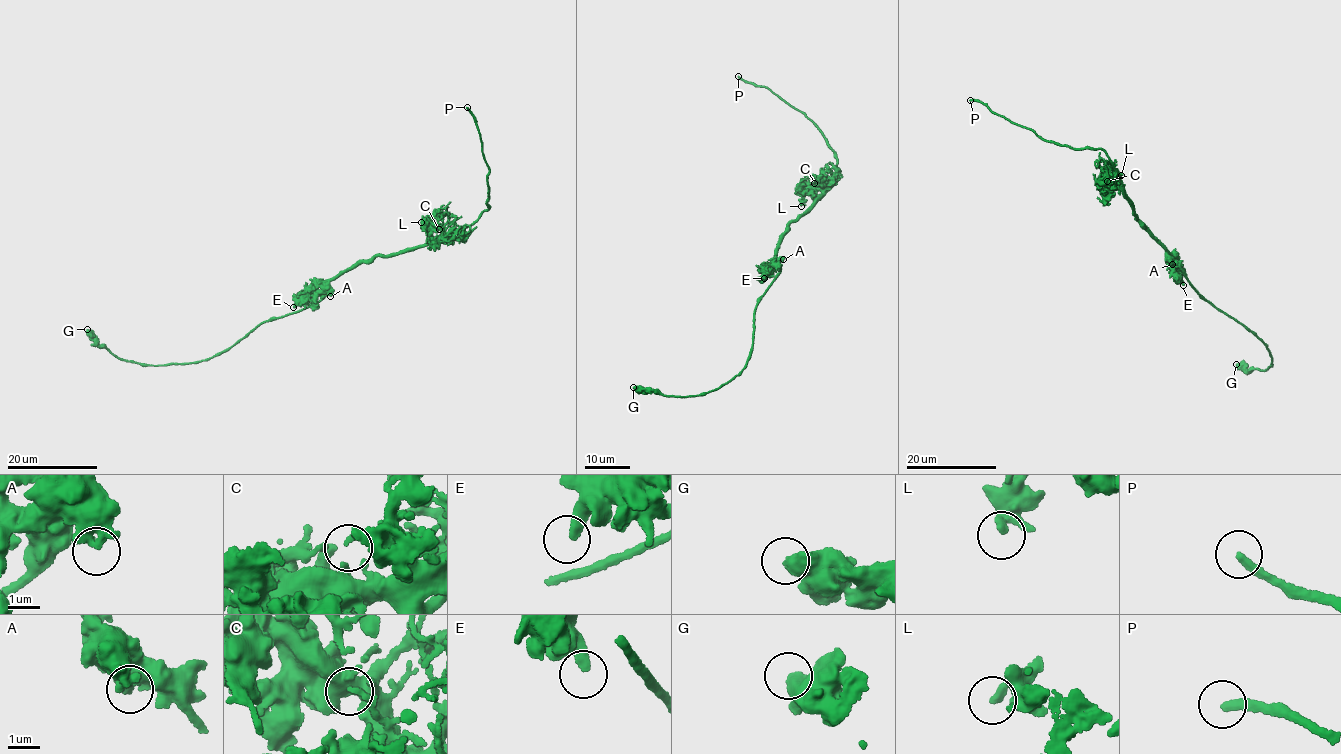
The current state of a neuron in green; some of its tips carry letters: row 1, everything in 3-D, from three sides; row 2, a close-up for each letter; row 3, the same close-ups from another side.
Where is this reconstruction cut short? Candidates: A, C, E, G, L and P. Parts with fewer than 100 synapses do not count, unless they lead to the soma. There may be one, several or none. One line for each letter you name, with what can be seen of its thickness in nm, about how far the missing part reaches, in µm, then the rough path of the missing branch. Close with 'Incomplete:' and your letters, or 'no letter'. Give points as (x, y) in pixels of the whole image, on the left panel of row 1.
P: Thickness 260 nm. Missing length about 30 µm. Course of what is missing: (467, 107), (461, 102), (445, 51), (446, 19), (454, 9)
Incomplete: P

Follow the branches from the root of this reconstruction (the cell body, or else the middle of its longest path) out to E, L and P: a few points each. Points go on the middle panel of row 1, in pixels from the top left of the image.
E: (774, 253), (764, 278)
L: (774, 253), (786, 227), (817, 198), (806, 194), (801, 206)
P: (774, 253), (786, 227), (837, 180), (837, 156), (816, 123), (780, 96), (738, 76)

